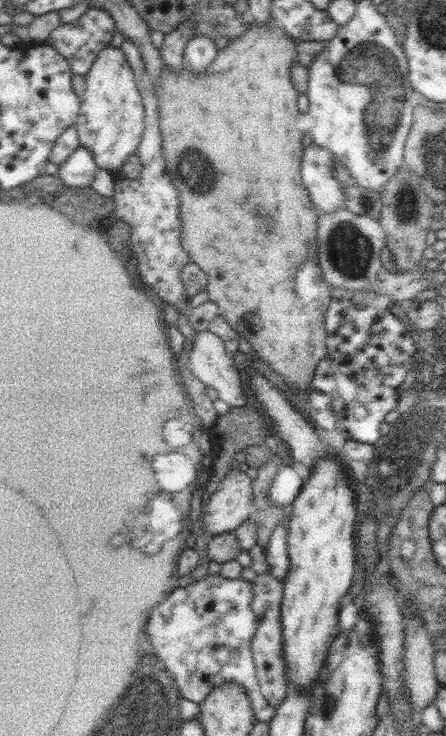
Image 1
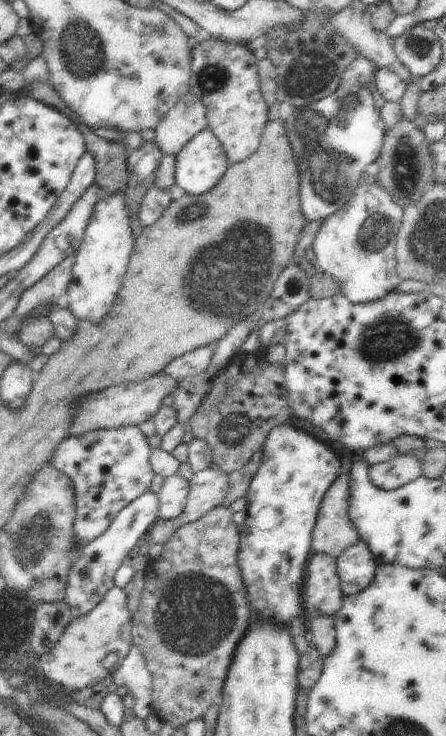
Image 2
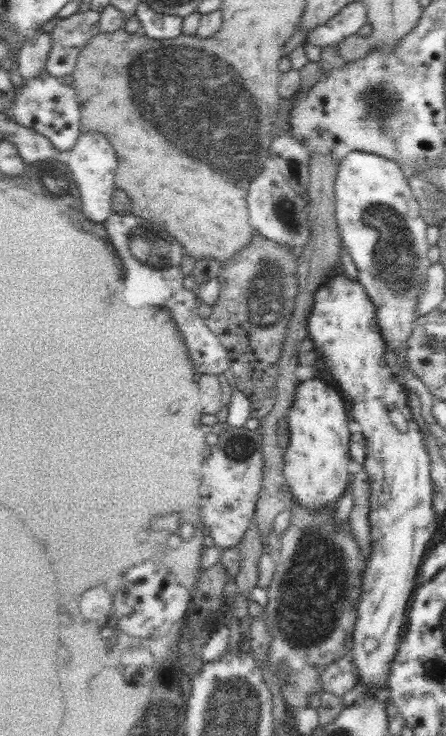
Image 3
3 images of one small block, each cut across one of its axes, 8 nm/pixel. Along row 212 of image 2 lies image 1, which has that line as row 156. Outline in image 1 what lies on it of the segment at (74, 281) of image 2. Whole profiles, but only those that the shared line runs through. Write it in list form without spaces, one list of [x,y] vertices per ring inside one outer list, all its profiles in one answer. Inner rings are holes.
[[[108,45],[100,51],[85,75],[86,90],[75,127],[82,147],[93,154],[93,161],[119,176],[126,159],[136,153],[145,129],[145,108],[132,67],[124,51]]]

